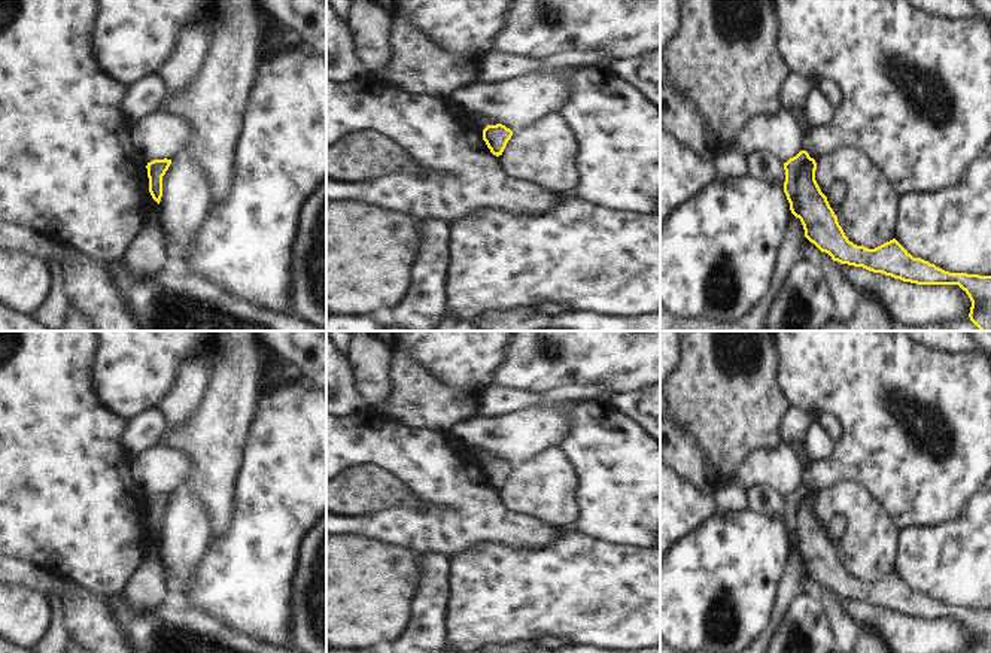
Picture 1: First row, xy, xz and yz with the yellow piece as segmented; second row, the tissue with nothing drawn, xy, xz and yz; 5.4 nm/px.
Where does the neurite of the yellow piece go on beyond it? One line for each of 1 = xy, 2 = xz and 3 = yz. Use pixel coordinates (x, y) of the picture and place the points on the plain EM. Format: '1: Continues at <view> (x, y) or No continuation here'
1: No continuation here
2: No continuation here
3: No continuation here.

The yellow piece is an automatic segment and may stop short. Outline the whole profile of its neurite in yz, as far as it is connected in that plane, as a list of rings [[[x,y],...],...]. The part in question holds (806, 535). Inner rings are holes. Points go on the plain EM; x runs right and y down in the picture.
[[[800,485],[784,496],[784,504],[791,547],[800,553],[805,571],[833,595],[916,619],[958,619],[972,635],[969,652],[991,653],[991,610],[945,605],[914,592],[896,572],[875,583],[854,578],[815,514],[815,493]]]

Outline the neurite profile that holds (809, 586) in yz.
[[[805,571],[805,575],[802,578],[802,593],[818,596],[820,592],[821,584]]]

